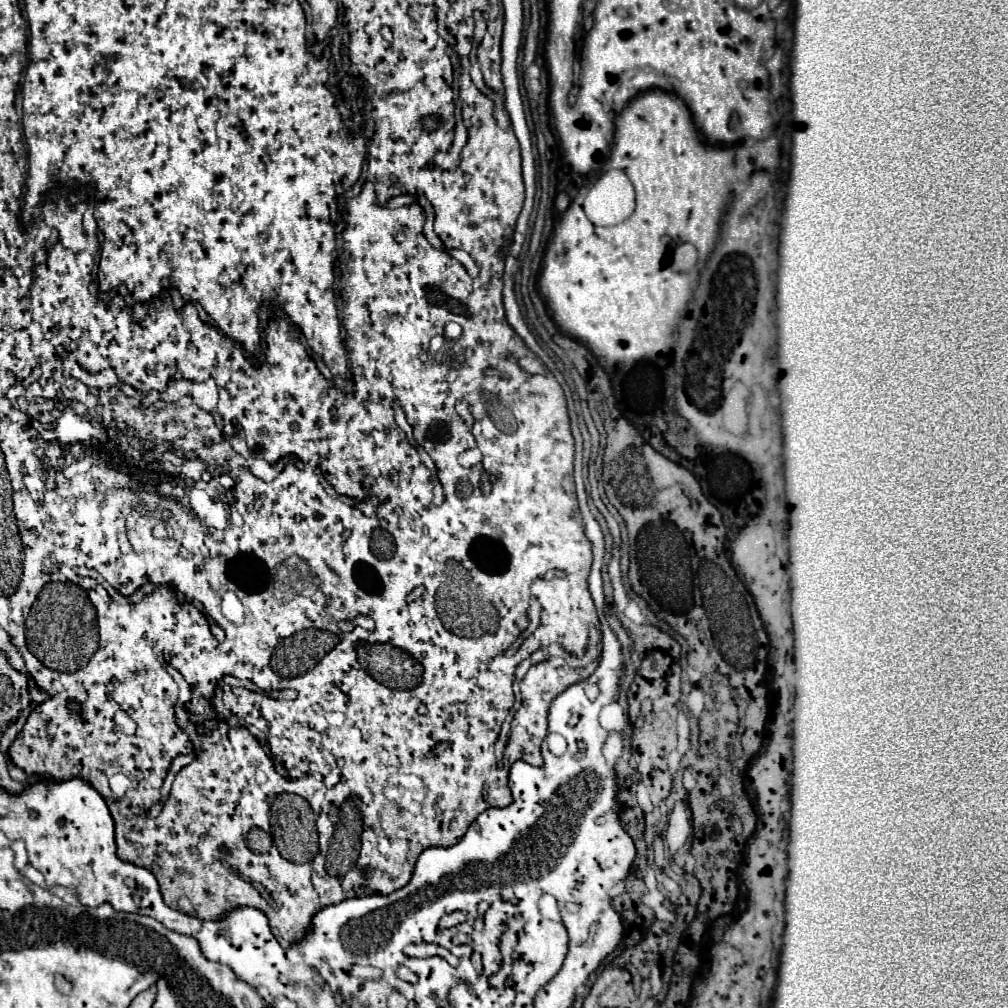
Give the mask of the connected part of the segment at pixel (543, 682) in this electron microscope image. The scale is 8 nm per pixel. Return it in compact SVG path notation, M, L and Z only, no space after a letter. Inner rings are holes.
M550 657L548 661L542 661L538 665L534 665L526 677L520 681L520 691L522 691L522 707L516 711L514 719L512 719L512 729L510 729L510 741L516 741L516 749L520 749L520 745L524 745L524 741L532 741L532 745L528 745L528 749L536 749L536 741L540 741L540 737L546 737L546 723L548 723L548 709L550 703L562 693L566 691L570 685L584 681L586 677L590 677L596 669L596 663L588 665L588 667L580 667L580 669L570 669L566 665L564 659L558 657Z

